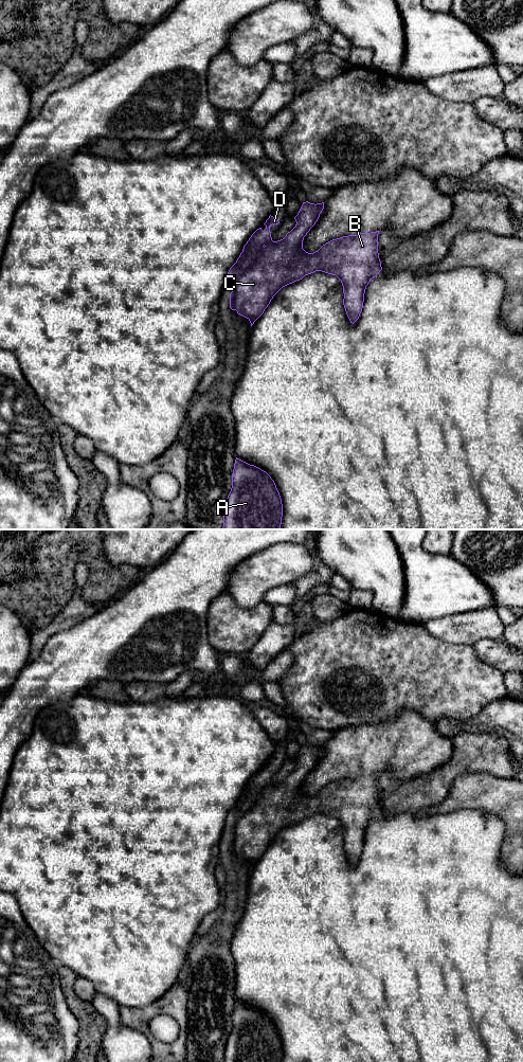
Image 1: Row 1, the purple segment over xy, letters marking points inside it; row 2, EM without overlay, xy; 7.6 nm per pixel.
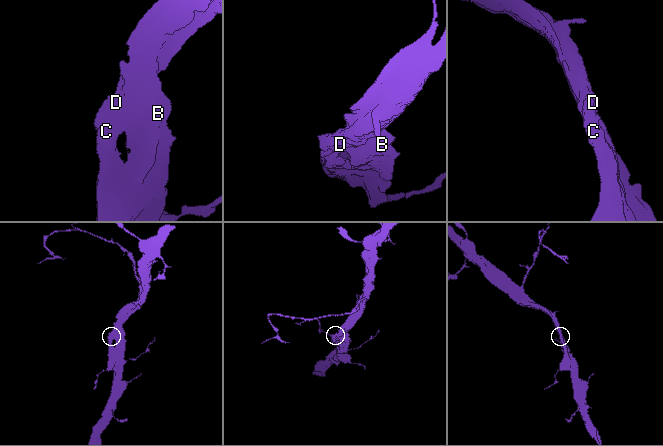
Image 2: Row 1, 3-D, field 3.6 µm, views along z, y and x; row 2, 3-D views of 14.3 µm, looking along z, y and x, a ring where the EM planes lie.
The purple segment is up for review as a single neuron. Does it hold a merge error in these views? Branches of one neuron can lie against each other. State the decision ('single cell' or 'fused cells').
fused cells

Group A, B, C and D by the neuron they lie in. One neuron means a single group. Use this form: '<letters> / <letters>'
A B C / D

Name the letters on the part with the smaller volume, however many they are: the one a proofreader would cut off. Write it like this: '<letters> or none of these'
D

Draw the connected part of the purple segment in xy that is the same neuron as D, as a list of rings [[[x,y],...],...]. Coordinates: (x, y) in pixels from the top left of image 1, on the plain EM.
[[[270,757],[264,766],[266,771],[263,773],[262,770],[259,770],[251,777],[244,788],[242,794],[236,805],[228,814],[230,824],[233,825],[256,805],[262,796],[264,788],[272,781],[270,769],[278,766],[278,761]]]

